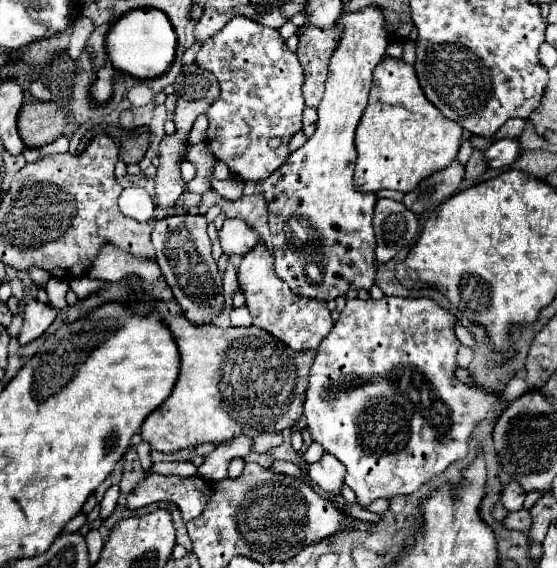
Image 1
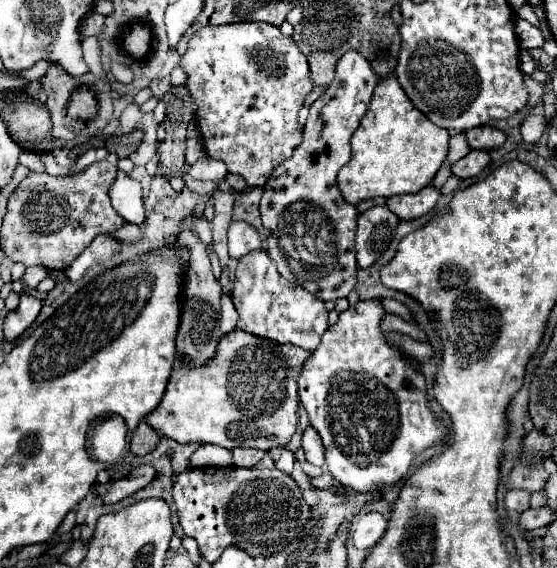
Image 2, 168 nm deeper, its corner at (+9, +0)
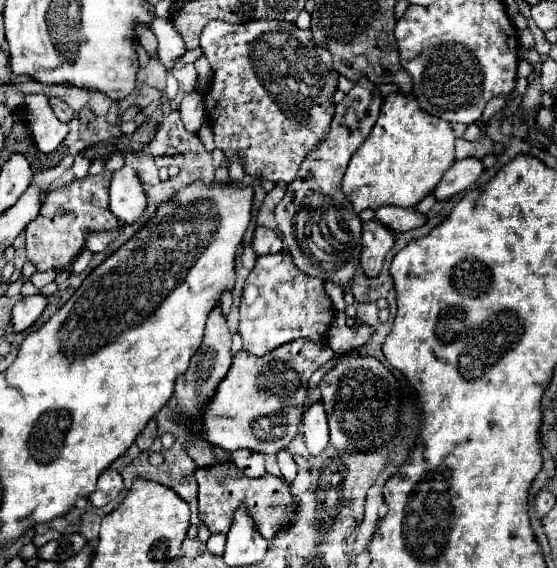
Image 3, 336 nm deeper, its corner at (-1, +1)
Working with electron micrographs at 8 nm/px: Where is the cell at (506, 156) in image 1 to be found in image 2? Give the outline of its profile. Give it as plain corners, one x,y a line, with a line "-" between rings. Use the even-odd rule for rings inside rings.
471,150
465,158
453,164
453,174
459,178
471,178
471,176
477,176
489,162
491,158
487,150

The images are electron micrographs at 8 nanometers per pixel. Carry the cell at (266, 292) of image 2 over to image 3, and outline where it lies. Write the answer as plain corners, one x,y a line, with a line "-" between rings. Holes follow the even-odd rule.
289,253
263,255
257,259
255,269
249,273
243,297
241,297
241,321
239,333
243,337
243,349
255,357
263,357
269,351
305,337
313,343
327,341
327,329
333,321
333,305
325,295
323,281
299,271

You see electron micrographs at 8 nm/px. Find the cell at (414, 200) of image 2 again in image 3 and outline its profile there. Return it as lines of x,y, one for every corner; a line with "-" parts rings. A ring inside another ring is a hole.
381,207
375,211
375,219
393,233
405,233
425,225
425,215
417,213
415,209
399,211
399,207

